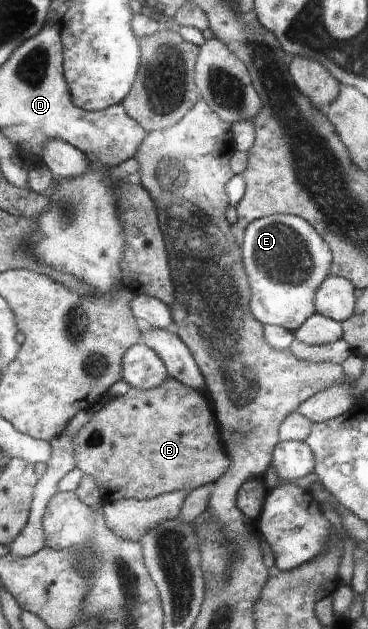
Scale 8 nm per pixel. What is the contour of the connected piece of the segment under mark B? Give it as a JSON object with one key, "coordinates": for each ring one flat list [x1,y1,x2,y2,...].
{"coordinates":[[172,377,168,378,162,386,156,387,155,389,130,387,126,394,110,398,110,400,102,406,98,406,100,412,91,415,90,420,73,434,71,441,73,444,73,455,76,467,85,475,90,475,96,479,102,496,104,496,104,501,117,501,127,498,151,499,172,491,186,490,189,492,198,487,209,487,210,495,214,492,217,482,225,476,231,467,231,462,223,450,220,450,220,444,218,444,218,426,216,426,216,420,214,420,214,416,212,416,212,412,210,412,210,406,208,406,208,402,206,402,204,396,194,396,194,394,198,393,197,390,190,388,187,384]]}

